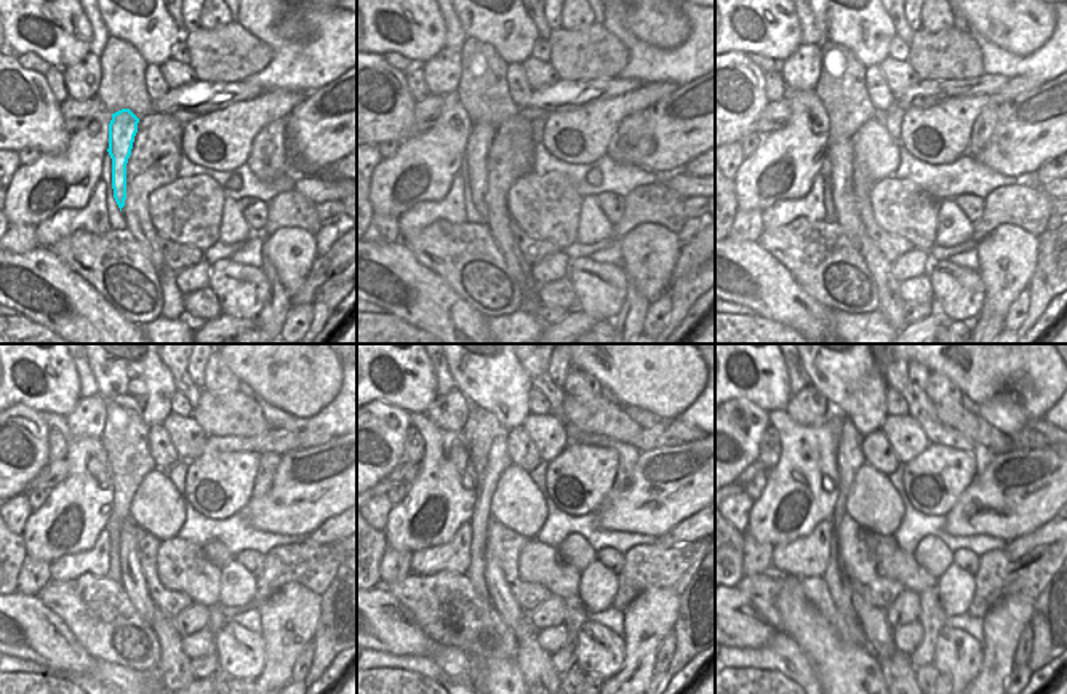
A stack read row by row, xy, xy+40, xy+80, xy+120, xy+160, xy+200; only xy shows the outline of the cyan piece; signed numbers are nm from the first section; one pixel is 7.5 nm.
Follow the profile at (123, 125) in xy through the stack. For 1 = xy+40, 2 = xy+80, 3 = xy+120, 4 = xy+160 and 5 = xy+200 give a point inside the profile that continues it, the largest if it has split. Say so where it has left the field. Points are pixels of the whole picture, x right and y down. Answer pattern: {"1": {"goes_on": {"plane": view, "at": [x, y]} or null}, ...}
{"1": {"goes_on": {"plane": "xy+40", "at": [477, 151]}}, "2": {"goes_on": {"plane": "xy+80", "at": [840, 155]}}, "3": {"goes_on": {"plane": "xy+120", "at": [131, 576]}}, "4": {"goes_on": {"plane": "xy+160", "at": [501, 595]}}, "5": {"goes_on": {"plane": "xy+200", "at": [880, 635]}}}

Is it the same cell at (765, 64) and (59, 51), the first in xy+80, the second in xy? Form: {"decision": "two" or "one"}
{"decision": "two"}

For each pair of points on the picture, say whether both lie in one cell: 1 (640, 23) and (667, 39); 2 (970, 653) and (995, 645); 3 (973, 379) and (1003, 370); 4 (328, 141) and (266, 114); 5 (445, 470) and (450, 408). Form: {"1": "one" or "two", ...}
{"1": "one", "2": "two", "3": "one", "4": "two", "5": "two"}

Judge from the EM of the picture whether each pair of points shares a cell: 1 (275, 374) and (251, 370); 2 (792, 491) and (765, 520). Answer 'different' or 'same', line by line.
1: same
2: same

